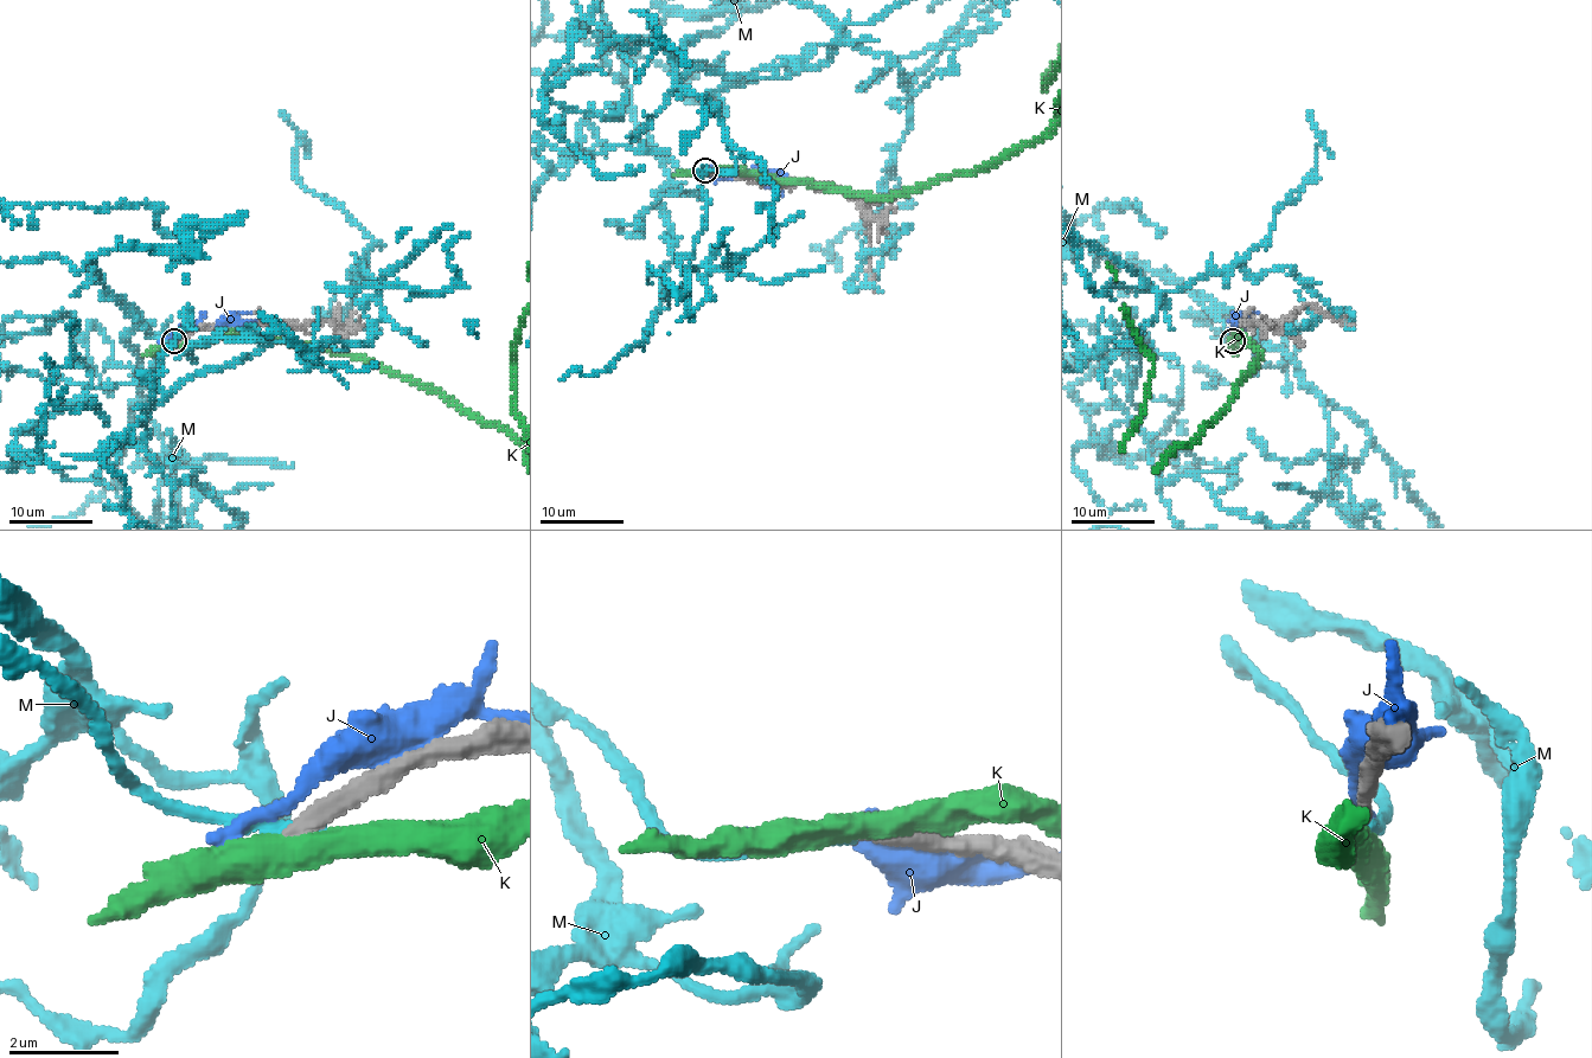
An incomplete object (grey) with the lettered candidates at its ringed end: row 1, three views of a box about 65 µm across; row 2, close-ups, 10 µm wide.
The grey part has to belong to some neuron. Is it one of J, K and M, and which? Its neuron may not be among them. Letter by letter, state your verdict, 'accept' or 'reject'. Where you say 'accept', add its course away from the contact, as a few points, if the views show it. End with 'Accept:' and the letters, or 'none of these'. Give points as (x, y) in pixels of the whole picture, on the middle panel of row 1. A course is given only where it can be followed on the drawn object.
J: reject
K: reject
M: reject
Accept: none of these

